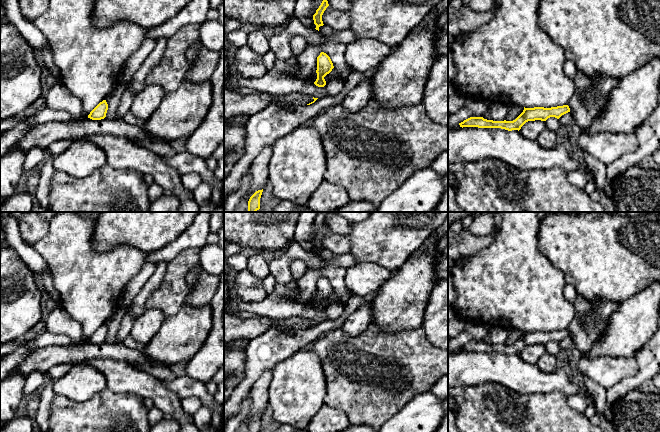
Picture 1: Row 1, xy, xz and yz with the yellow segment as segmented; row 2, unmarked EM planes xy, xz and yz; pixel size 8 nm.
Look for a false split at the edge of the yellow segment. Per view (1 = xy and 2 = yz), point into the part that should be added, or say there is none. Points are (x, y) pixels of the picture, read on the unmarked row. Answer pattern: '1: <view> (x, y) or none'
1: none
2: none

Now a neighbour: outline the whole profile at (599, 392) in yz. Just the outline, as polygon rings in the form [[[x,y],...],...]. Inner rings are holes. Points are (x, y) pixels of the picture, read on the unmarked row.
[[[583,376],[583,380],[589,393],[594,396],[596,412],[603,414],[606,408],[606,389],[586,376]]]

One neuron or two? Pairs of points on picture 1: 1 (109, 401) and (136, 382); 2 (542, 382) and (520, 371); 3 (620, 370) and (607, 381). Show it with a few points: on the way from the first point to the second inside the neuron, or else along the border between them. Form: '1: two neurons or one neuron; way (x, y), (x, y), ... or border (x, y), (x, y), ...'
1: two neurons; border (107, 387), (115, 392), (136, 394), (142, 397)
2: one neuron; way (537, 382), (525, 376)
3: one neuron; way (617, 371), (610, 378)

